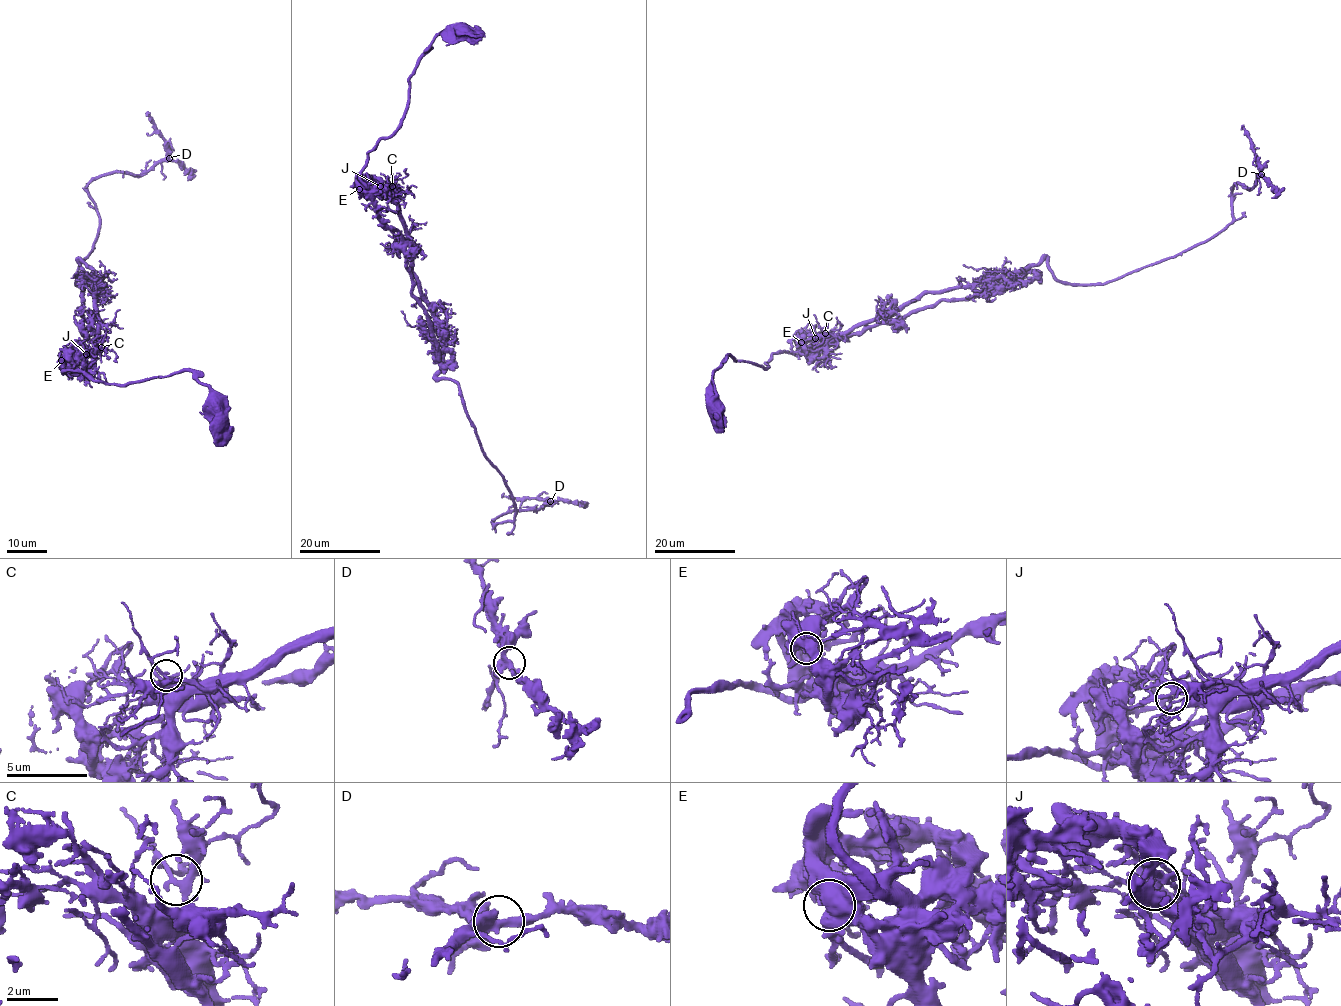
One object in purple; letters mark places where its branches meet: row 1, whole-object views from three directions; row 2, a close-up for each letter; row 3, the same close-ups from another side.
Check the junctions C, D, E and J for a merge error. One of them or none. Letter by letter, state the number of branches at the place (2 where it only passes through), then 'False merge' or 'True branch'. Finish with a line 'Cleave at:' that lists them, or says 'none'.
C: Branches: 4. True branch
D: Branches: 3. True branch
E: Branches: 4. True branch
J: Branches: 5. False merge
Cleave at: J

